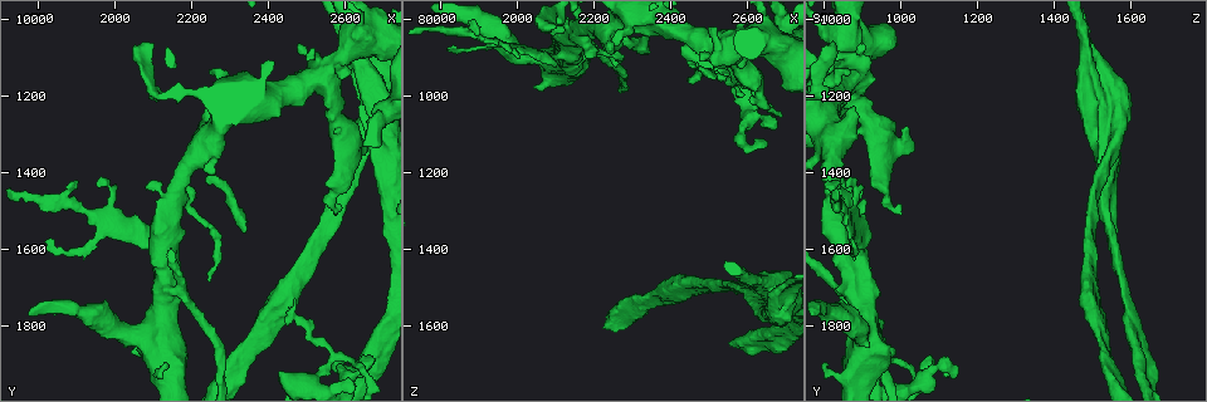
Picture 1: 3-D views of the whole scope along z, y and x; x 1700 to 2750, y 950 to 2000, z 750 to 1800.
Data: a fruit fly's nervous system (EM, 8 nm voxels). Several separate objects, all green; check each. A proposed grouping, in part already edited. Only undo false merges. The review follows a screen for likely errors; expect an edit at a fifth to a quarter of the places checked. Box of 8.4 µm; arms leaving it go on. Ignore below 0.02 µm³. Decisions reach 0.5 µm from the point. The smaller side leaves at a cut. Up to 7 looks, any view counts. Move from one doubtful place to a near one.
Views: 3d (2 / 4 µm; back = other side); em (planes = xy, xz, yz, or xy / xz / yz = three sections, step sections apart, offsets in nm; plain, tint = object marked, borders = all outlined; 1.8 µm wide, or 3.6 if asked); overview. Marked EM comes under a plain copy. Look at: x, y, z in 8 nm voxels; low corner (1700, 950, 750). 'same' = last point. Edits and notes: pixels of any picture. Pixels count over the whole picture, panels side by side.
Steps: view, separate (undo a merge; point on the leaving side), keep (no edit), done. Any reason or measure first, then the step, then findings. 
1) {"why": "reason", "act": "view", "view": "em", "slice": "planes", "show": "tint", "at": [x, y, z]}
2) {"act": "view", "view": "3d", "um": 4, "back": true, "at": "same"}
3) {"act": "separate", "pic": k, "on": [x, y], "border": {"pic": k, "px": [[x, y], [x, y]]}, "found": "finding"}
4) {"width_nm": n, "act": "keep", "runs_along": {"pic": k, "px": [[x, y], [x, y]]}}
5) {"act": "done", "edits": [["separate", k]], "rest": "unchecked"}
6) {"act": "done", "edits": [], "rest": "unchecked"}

{"why": "touches itself", "act": "view", "view": "em", "slice": "xy", "step": 16, "show": "tint", "at": [2650, 1910, 1625]}

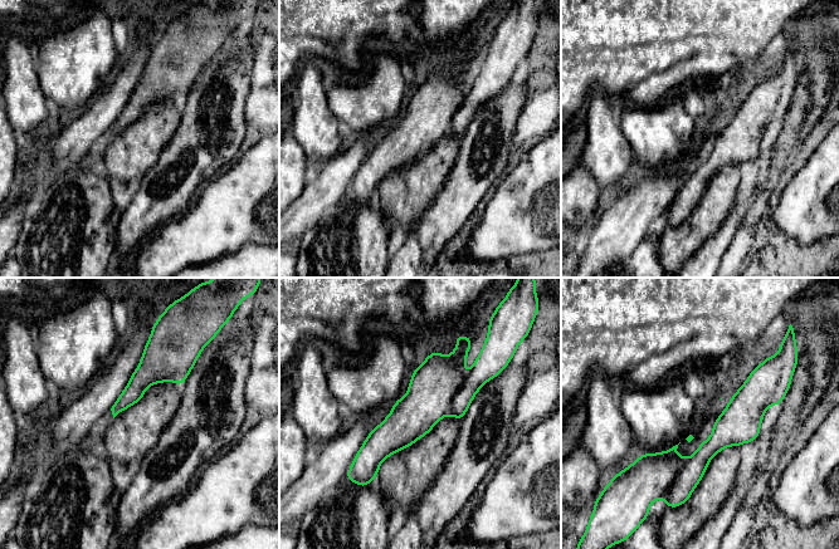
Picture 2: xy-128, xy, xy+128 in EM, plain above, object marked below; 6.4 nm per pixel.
{"act": "view", "view": "em", "slice": "planes", "show": "tint", "at": "same"}

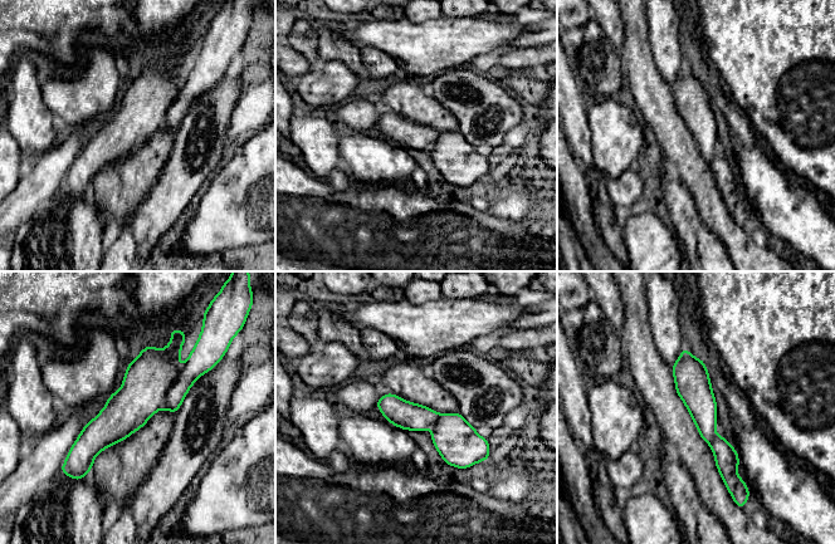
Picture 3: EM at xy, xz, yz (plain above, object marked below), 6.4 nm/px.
{"act": "keep", "runs_along": {"pic": 3, "px": [[174, 348], [86, 450], [86, 469]]}, "found": "all the same neuron"}

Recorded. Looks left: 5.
{"why": "calibre changes", "act": "view", "view": "3d", "um": 2, "at": [2605, 1940, 1065]}

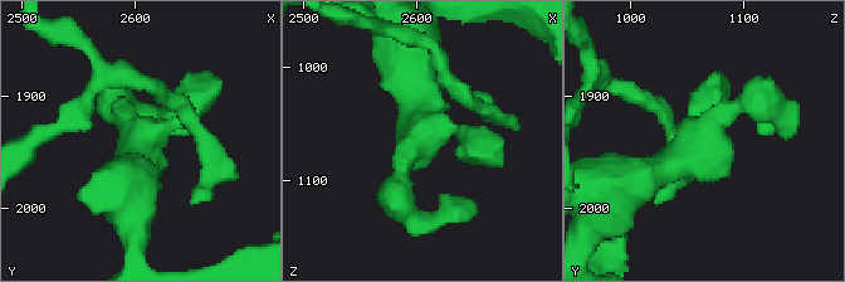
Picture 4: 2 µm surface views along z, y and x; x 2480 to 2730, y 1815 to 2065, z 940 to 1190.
{"act": "view", "view": "em", "slice": "xz", "step": 16, "show": "tint", "at": [2604, 1942, 1060]}

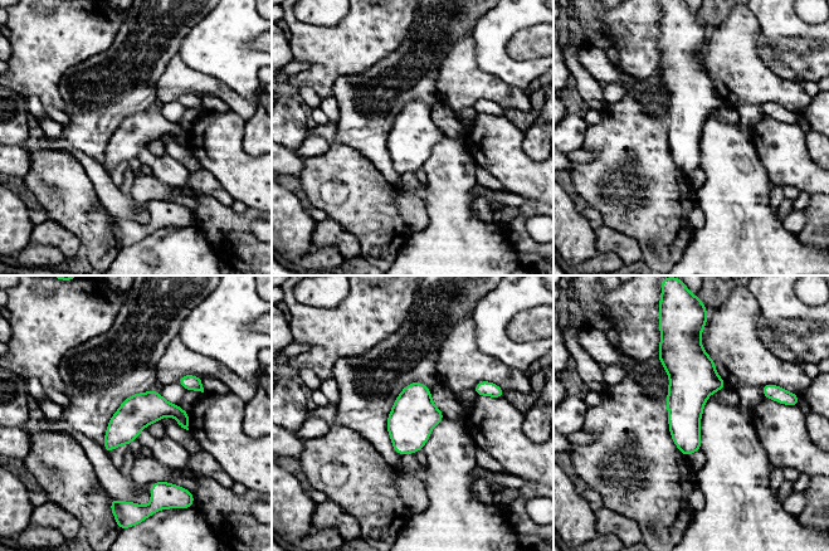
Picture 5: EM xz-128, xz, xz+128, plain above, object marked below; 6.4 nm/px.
{"act": "view", "view": "em", "slice": "planes", "show": "borders", "at": "same"}

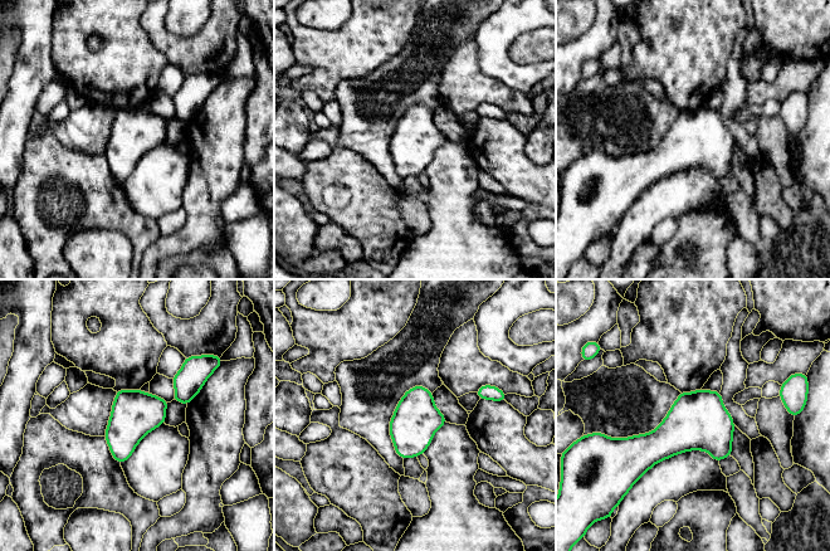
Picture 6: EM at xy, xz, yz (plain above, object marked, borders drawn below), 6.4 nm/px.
{"act": "keep", "found": "all the same neuron"}

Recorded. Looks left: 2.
{"why": "calibre changes", "act": "view", "view": "em", "um": 3.6, "slice": "planes", "show": "tint", "at": [2160, 1475, 840]}

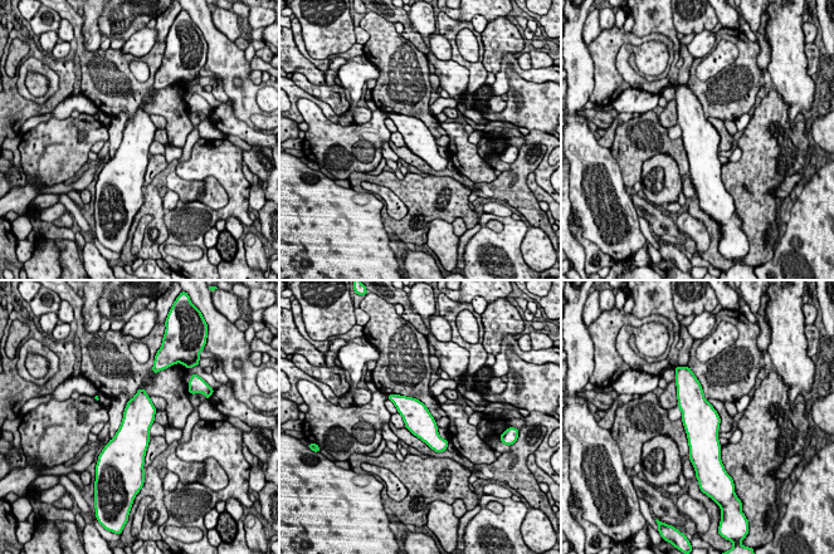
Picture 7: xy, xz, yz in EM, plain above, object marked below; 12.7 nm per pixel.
{"act": "keep", "found": "continuous, no second neuron"}

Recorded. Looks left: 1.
{"act": "done", "edits": [], "rest": "unchecked"}

